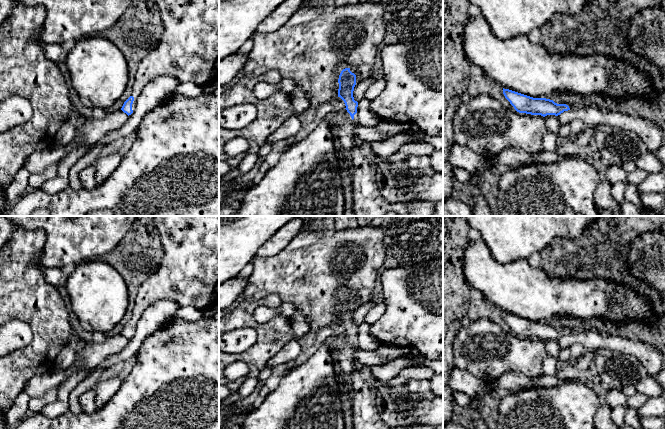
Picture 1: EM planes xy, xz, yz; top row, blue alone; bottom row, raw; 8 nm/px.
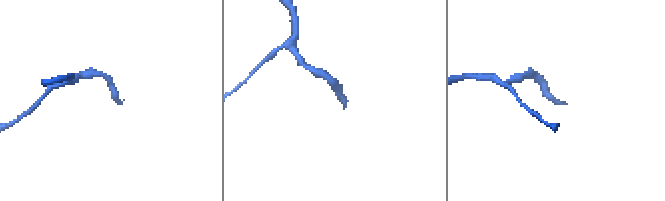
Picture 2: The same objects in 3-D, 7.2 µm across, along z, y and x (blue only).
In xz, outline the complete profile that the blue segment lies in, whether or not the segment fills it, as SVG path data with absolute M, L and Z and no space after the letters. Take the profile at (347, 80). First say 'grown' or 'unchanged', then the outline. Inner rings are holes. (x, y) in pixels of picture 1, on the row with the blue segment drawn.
grown; M345 68L339 75L338 83L338 97L344 101L346 106L345 109L353 120L352 125L354 129L359 125L357 121L358 102L355 101L353 97L354 87L356 85L356 75L350 71L350 68Z

